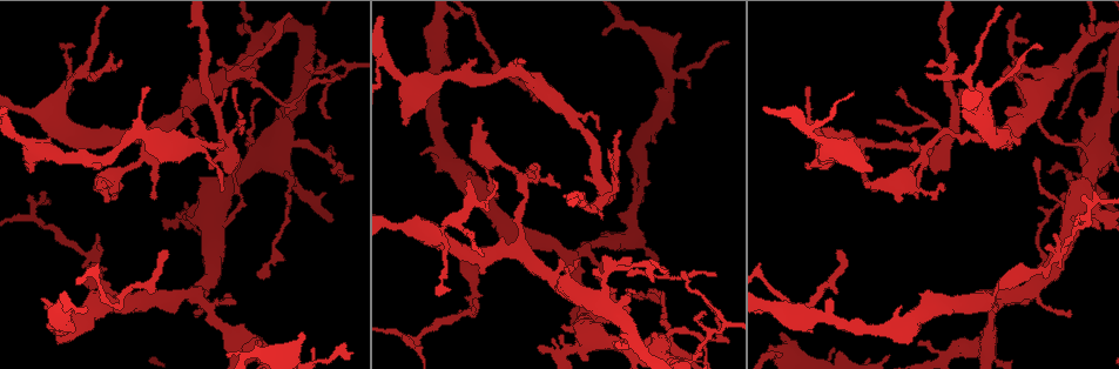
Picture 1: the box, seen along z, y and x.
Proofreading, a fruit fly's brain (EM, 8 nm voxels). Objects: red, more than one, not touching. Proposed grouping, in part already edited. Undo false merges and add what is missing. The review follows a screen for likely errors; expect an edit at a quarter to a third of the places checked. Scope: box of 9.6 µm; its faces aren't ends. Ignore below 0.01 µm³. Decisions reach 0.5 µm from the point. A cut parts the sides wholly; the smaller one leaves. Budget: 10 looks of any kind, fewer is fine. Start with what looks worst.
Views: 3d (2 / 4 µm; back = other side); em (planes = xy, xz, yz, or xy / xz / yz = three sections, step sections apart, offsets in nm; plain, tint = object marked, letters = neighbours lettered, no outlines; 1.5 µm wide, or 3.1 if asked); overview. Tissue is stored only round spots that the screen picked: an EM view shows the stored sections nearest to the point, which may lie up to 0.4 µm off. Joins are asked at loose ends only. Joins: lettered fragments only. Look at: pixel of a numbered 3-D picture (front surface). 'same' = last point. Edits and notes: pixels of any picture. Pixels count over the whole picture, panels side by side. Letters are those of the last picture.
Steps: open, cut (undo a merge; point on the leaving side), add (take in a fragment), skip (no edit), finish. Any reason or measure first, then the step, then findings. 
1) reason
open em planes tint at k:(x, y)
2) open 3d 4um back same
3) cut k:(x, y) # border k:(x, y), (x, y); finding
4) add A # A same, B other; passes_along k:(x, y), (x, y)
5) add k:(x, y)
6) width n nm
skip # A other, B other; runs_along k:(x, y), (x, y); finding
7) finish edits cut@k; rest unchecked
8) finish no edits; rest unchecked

open 3d 2um back at 1:(632, 290)

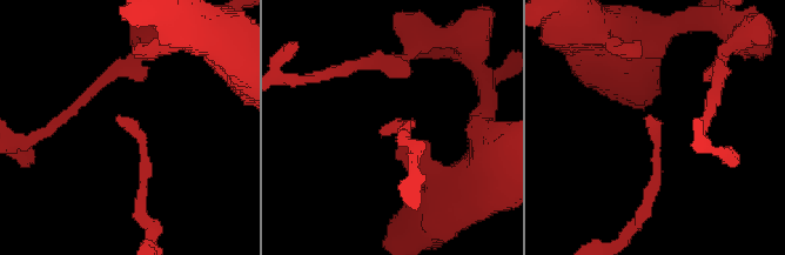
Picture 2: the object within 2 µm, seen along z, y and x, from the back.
open em planes plain at 2:(378, 132)

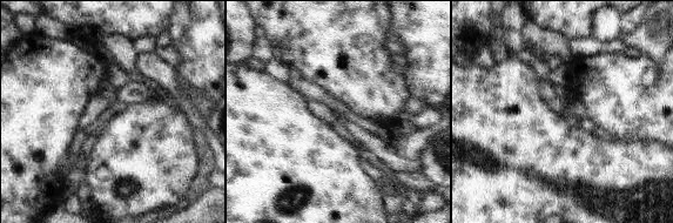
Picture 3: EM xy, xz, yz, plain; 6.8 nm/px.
open em planes letters same

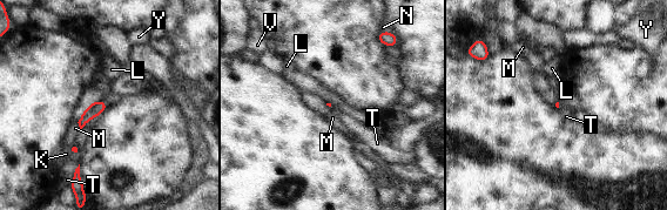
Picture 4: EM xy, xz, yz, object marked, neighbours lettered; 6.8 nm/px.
skip # K other, L other, M other, N other, T other, V other, Y other; border 4:(99, 115), (91, 119), (80, 129); no lettered fragment goes on from it

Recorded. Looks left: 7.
abrupt turn
open 3d 4um at 1:(716, 339)

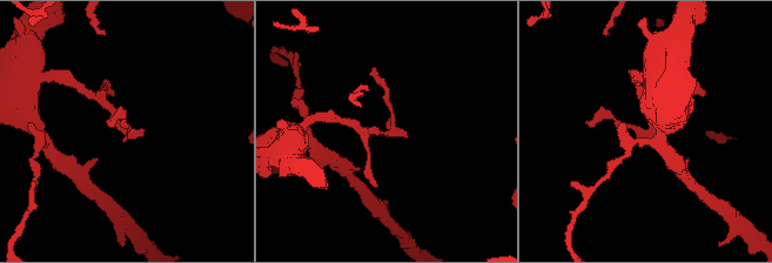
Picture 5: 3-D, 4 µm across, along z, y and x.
now the EM
open em planes tint at 5:(390, 130)

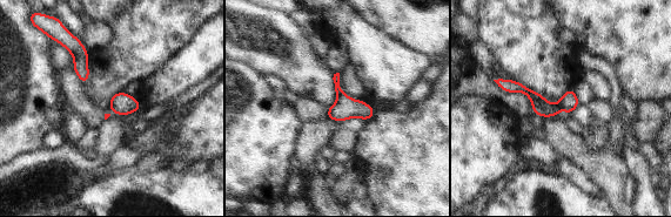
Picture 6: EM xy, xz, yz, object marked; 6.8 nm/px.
open em planes letters same

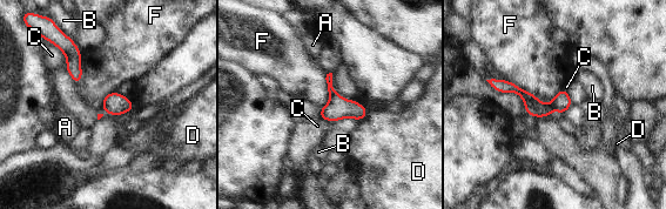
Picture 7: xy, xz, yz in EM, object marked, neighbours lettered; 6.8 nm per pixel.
skip # A other, B other, C other, D other, F other; one cell here

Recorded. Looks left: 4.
free end
open em yz step 8 letters at 1:(352, 354)

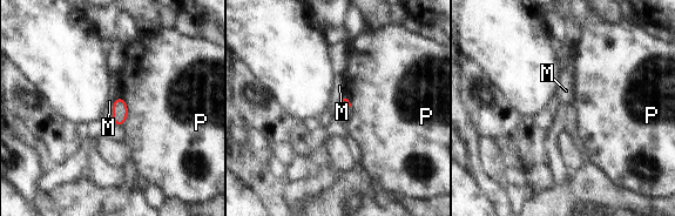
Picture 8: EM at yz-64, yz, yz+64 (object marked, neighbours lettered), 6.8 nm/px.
cut it another way
open em xz step 4 letters same

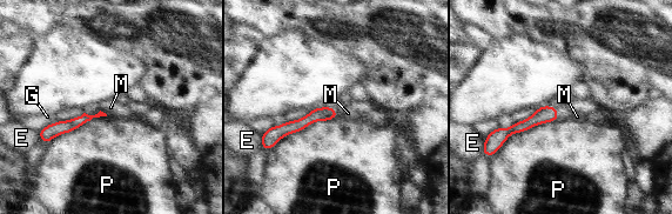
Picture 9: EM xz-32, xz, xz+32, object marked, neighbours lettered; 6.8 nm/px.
skip # E other, G other, M other, P other; border 9:(323, 105), (331, 106), (337, 111); none of them fits

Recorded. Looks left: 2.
finish no edits; rest unchecked

